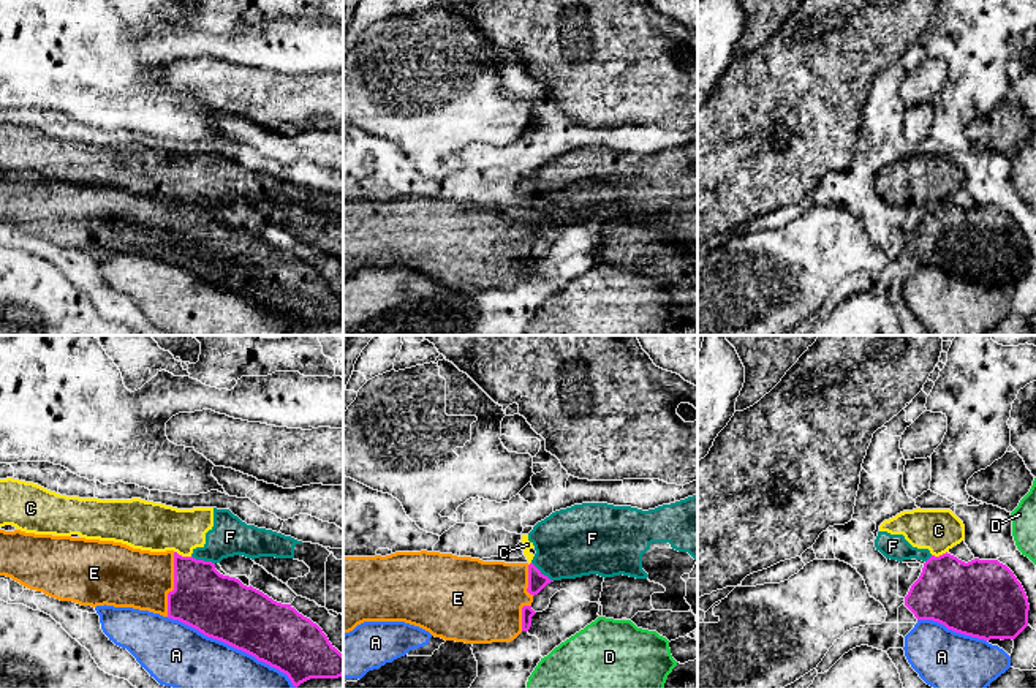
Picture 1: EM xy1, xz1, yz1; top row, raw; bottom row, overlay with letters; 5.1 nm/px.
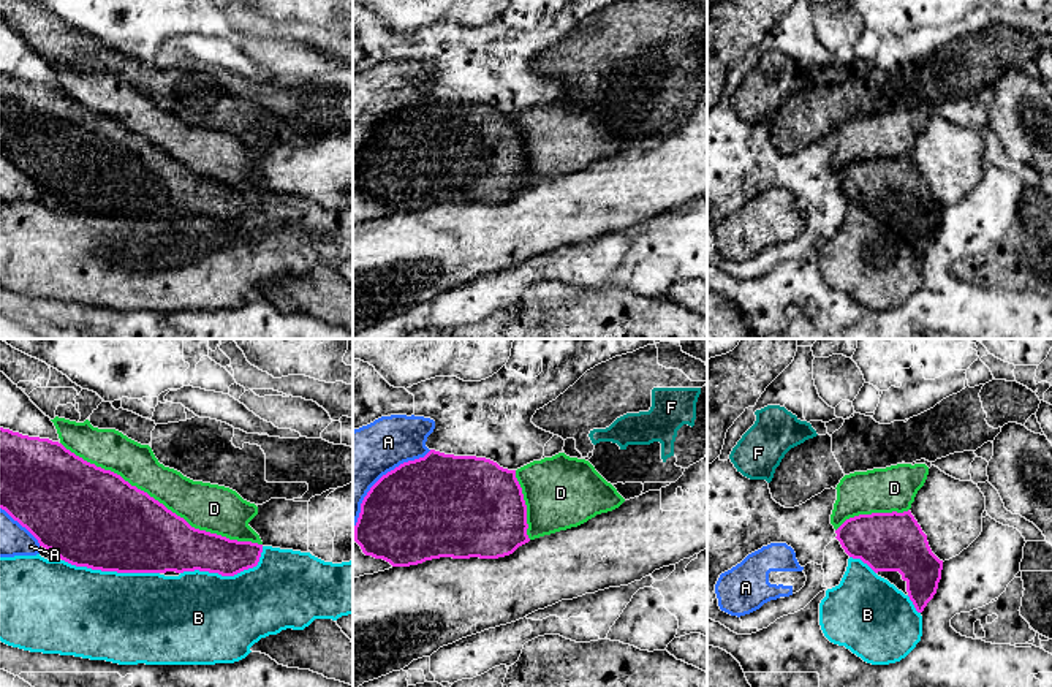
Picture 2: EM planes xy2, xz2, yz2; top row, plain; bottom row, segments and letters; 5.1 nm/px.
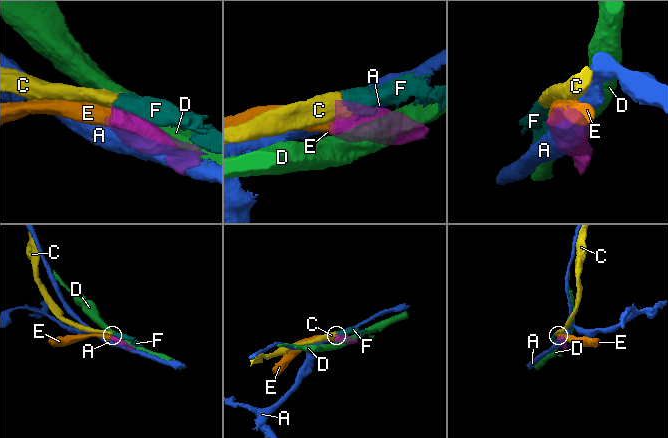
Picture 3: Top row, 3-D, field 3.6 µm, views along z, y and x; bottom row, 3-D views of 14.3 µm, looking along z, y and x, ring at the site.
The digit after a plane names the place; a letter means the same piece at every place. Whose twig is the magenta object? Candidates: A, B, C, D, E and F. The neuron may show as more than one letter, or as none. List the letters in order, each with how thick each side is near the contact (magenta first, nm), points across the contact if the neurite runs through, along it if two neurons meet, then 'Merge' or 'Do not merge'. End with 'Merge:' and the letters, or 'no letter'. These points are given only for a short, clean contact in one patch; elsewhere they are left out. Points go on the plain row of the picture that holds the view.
A: Thickness 320 nm (magenta) against 440 nm. Do not merge
B: Thickness 480 nm (magenta) against 460 nm. Do not merge
C: Thickness 320 nm (magenta) against 240 nm. Boundary: xy1 (174, 196), (190, 203). Do not merge
D: Thickness 440 nm (magenta) against 240 nm. Do not merge
E: Thickness 320 nm (magenta) against 300 nm. Merge
F: Thickness 320 nm (magenta) against 200 nm. Boundary: xy1 (192, 201), (214, 209). Do not merge
Merge: E

